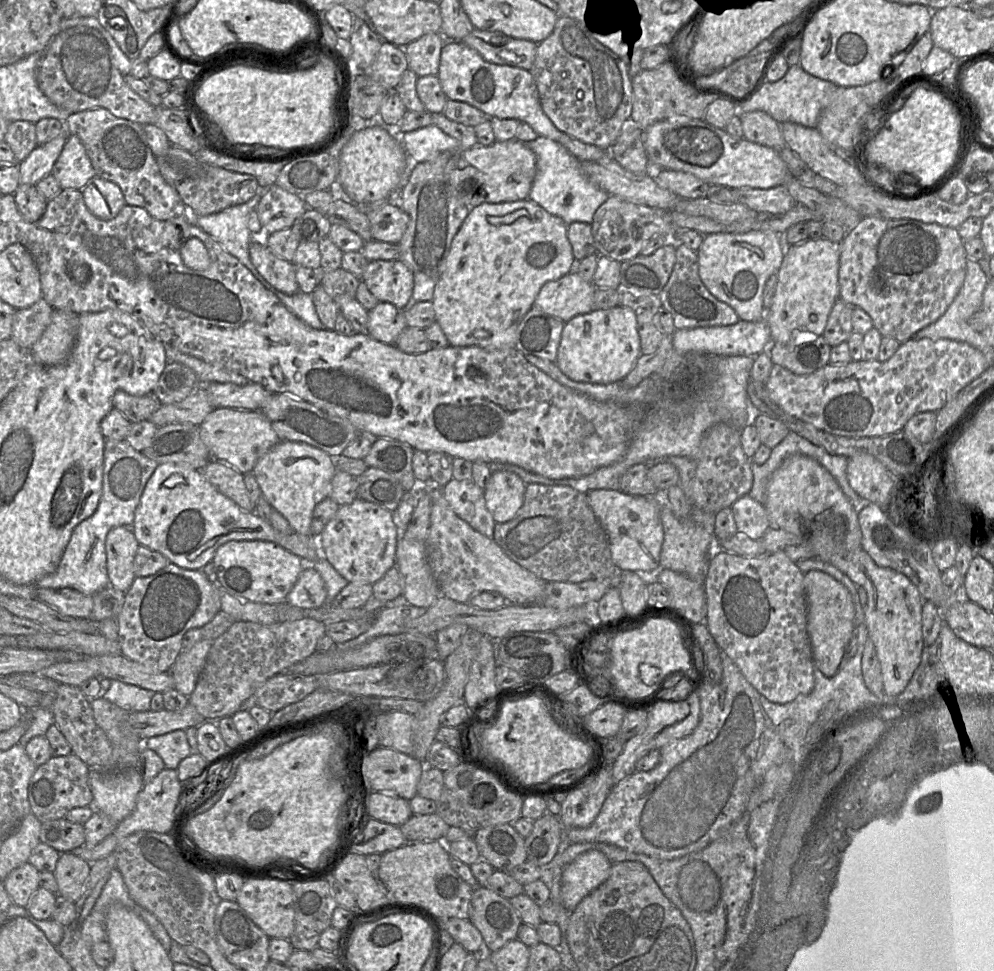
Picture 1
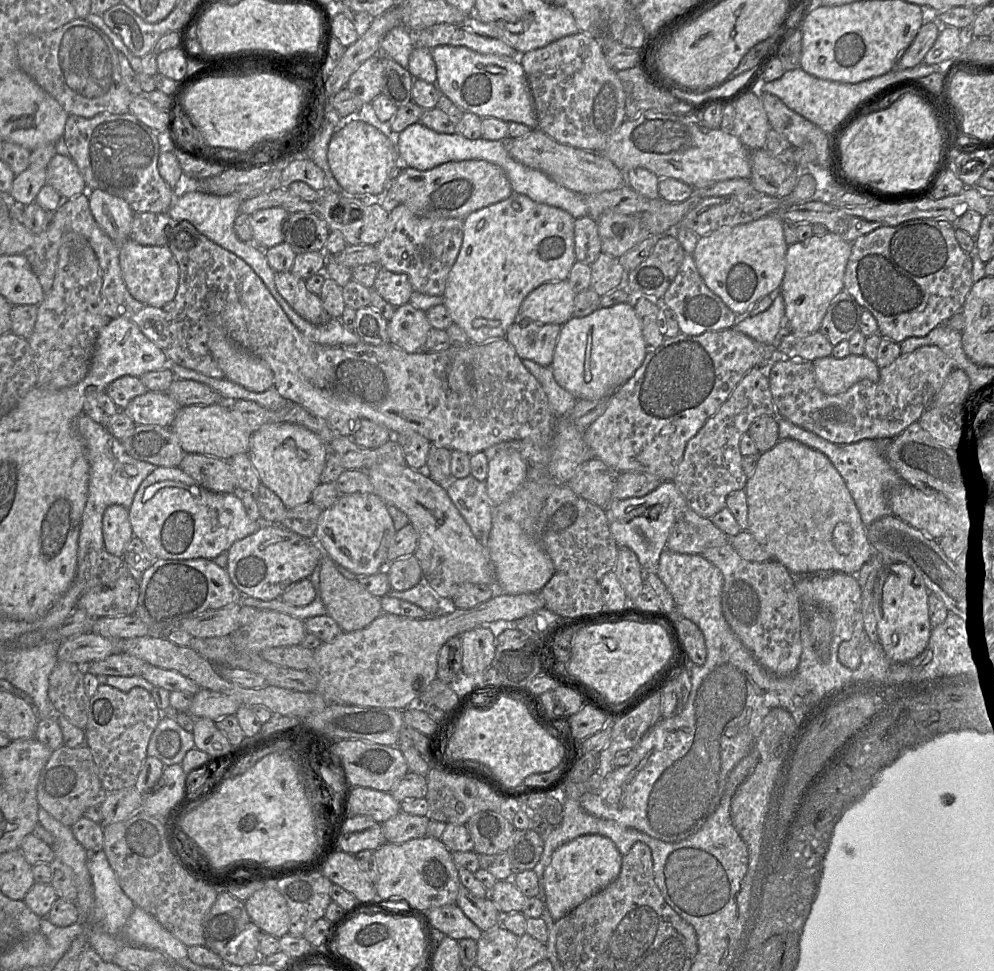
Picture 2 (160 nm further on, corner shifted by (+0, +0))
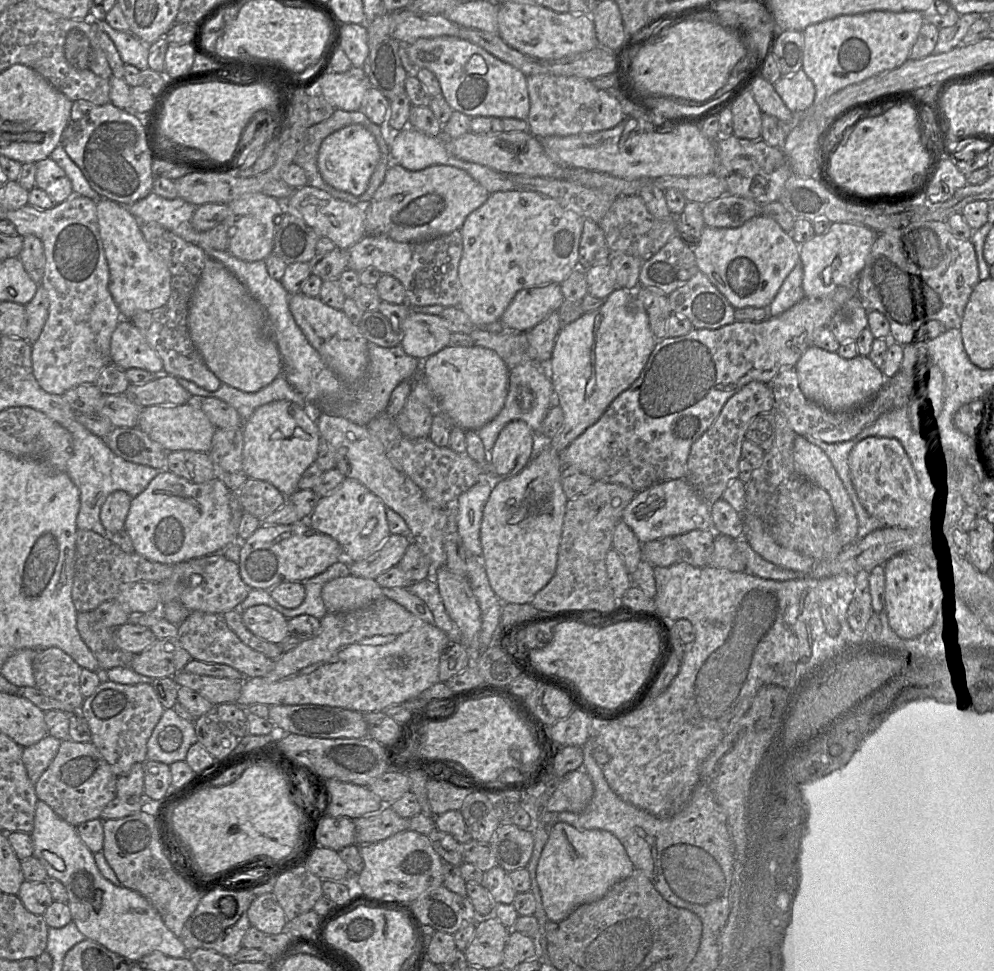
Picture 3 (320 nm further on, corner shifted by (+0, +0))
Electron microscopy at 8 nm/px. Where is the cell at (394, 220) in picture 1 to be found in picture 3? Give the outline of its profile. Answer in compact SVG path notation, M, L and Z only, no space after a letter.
M305 185L295 189L283 203L287 211L295 212L308 226L317 231L320 237L328 237L340 249L349 249L366 235L366 214L363 207L334 198L316 187Z

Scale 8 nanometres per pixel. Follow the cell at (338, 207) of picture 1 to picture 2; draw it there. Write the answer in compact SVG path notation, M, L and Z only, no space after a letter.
M277 188L268 193L242 201L239 213L251 215L258 210L274 207L283 208L288 213L314 213L314 202L306 201L284 188Z

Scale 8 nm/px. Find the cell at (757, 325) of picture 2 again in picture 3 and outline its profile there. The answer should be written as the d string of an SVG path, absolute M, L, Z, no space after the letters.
M799 260L783 281L773 301L769 306L764 307L768 309L768 317L774 317L783 313L805 296L802 282L803 266Z

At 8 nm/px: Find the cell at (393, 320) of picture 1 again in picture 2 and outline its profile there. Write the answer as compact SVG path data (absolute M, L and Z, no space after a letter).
M406 303L397 307L388 321L389 344L408 353L423 353L431 328L426 313Z

